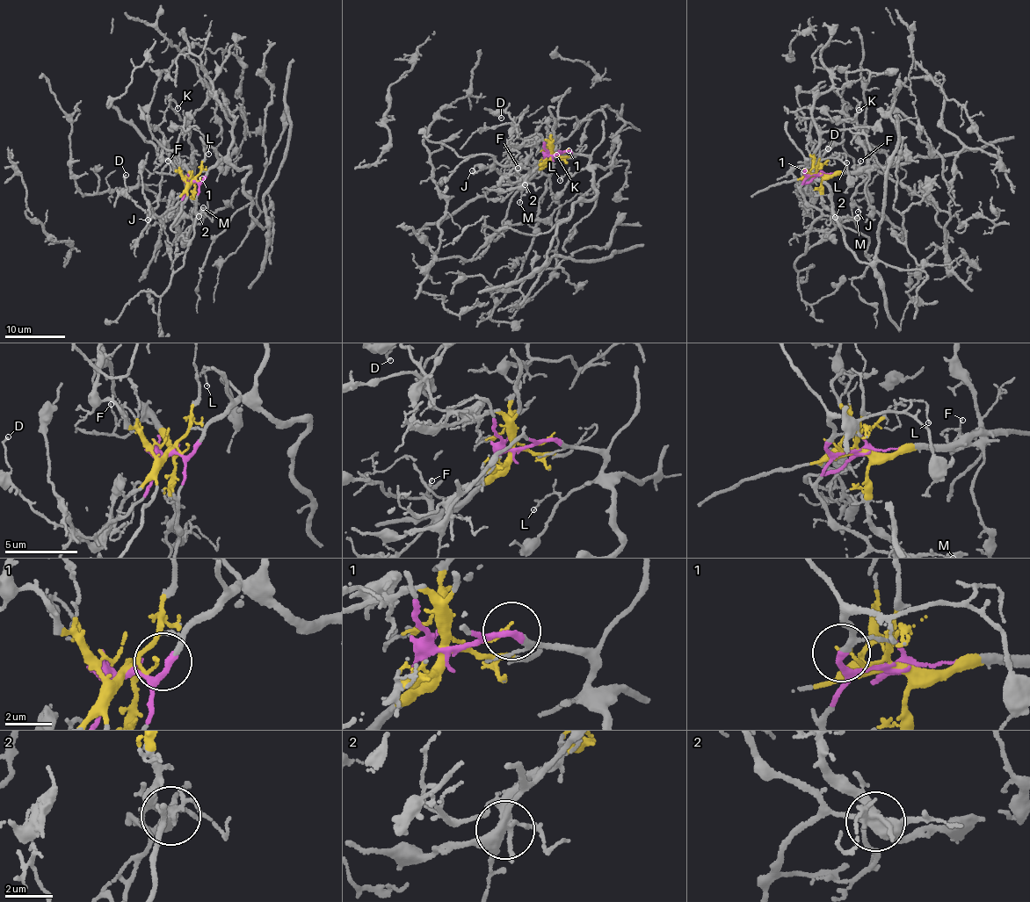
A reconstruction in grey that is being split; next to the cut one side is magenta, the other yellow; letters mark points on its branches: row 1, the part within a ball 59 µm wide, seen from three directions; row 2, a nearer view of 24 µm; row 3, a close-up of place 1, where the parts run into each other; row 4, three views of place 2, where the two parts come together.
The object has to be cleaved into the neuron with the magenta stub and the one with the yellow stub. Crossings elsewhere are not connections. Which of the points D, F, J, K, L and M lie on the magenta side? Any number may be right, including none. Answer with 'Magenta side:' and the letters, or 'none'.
Magenta side: D, L, M

